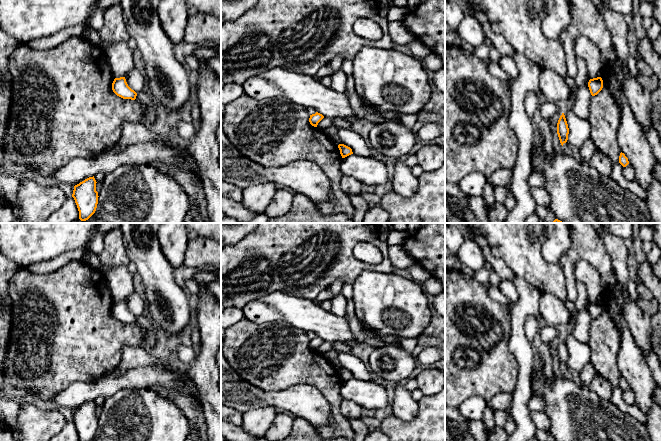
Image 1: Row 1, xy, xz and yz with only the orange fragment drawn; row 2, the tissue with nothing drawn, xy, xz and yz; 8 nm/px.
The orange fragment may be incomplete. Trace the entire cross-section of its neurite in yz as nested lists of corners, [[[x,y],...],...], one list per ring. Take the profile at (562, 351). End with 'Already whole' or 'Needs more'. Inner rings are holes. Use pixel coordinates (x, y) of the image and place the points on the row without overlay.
[[[564,337],[560,340],[558,347],[557,347],[557,358],[560,364],[561,369],[563,370],[564,367],[568,364],[569,352],[565,342]]]. Already whole

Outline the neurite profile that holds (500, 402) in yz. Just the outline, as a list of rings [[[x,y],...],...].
[[[500,393],[495,395],[487,406],[494,411],[505,411],[512,405],[512,393]]]

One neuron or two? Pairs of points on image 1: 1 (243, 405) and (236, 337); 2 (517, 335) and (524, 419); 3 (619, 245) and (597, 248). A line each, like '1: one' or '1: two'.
1: two
2: one
3: two

